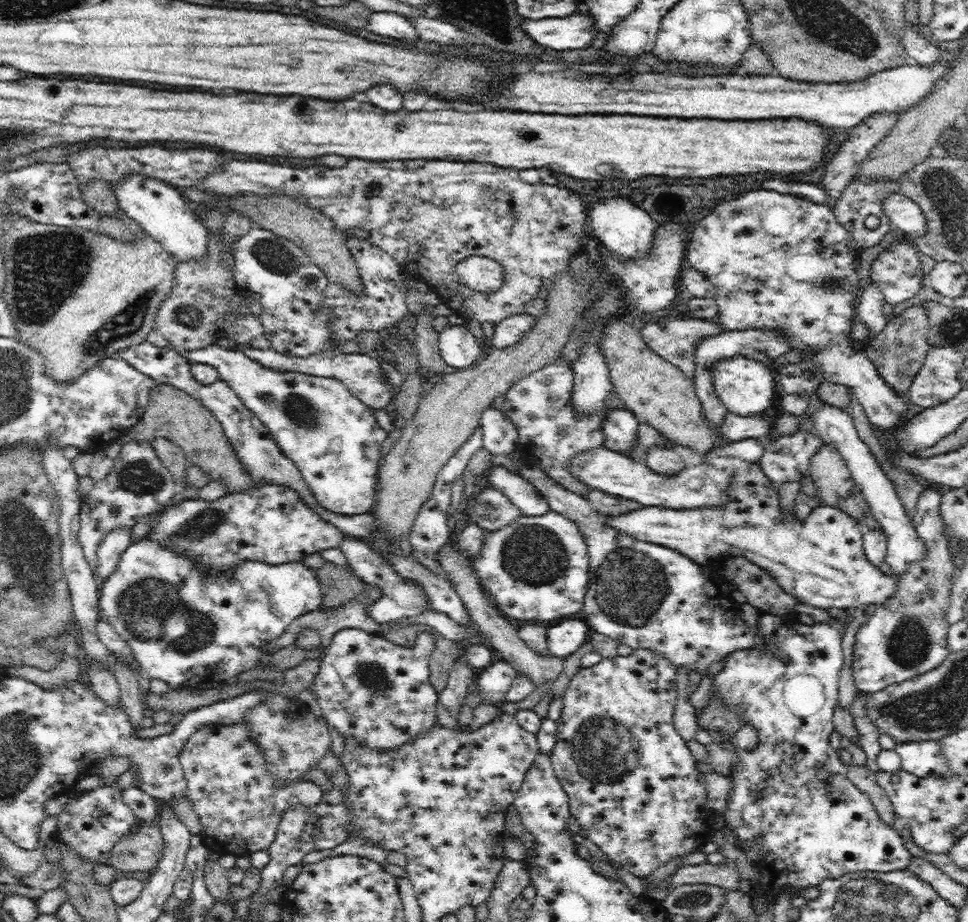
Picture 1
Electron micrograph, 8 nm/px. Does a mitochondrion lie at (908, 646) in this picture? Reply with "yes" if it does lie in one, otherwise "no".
yes

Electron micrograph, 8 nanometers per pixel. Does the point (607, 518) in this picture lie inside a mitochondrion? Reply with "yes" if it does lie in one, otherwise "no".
no

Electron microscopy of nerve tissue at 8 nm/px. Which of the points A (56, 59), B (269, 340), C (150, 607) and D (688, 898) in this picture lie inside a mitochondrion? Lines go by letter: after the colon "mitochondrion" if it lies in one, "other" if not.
A: other
B: other
C: mitochondrion
D: mitochondrion

